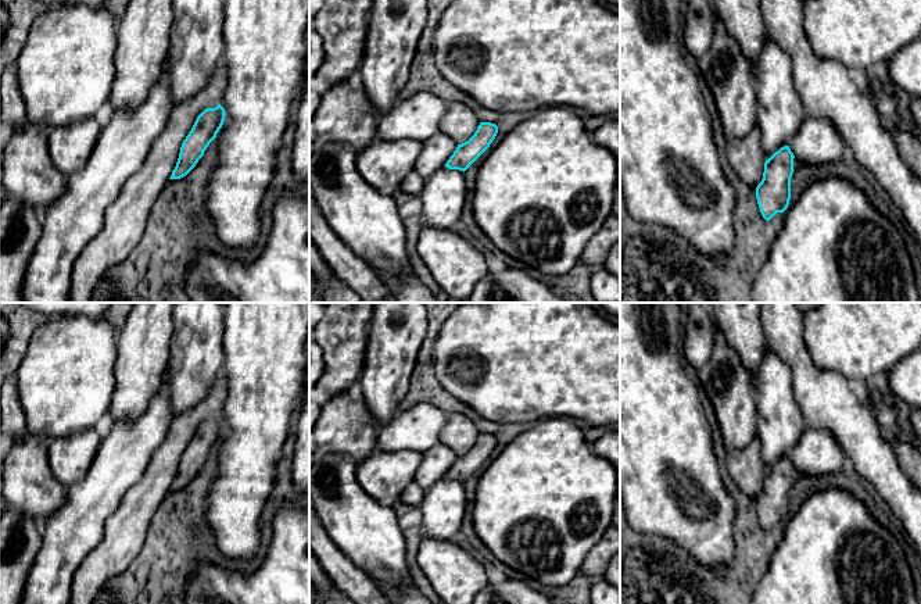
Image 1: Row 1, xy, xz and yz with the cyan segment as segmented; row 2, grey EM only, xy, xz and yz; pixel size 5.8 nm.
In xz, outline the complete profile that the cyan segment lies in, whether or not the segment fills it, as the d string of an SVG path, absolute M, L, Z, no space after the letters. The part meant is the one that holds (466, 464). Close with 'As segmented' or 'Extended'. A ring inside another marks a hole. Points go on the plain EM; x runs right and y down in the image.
M480 433L474 446L467 453L458 455L445 478L465 483L490 458L497 444L495 435Z. As segmented

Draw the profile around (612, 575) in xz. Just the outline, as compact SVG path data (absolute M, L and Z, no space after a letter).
M620 553L612 557L601 579L620 590Z

